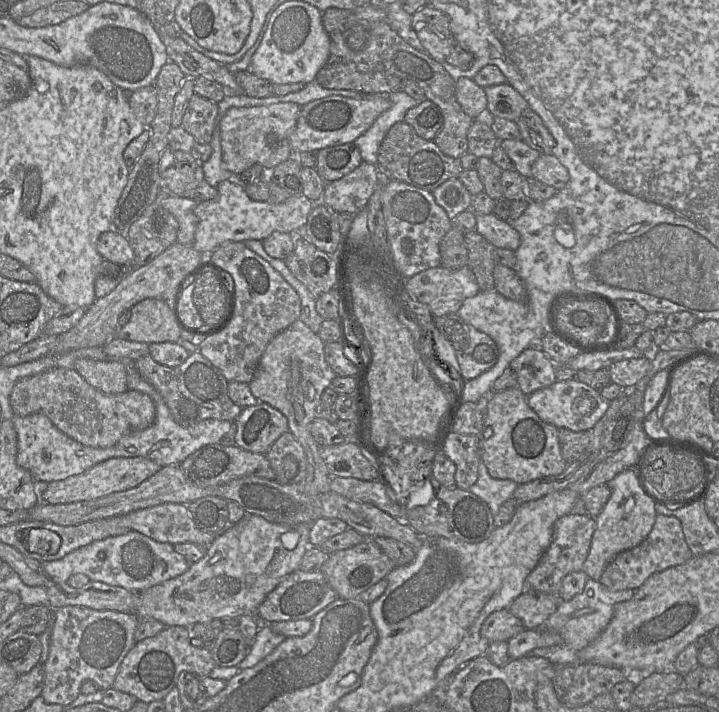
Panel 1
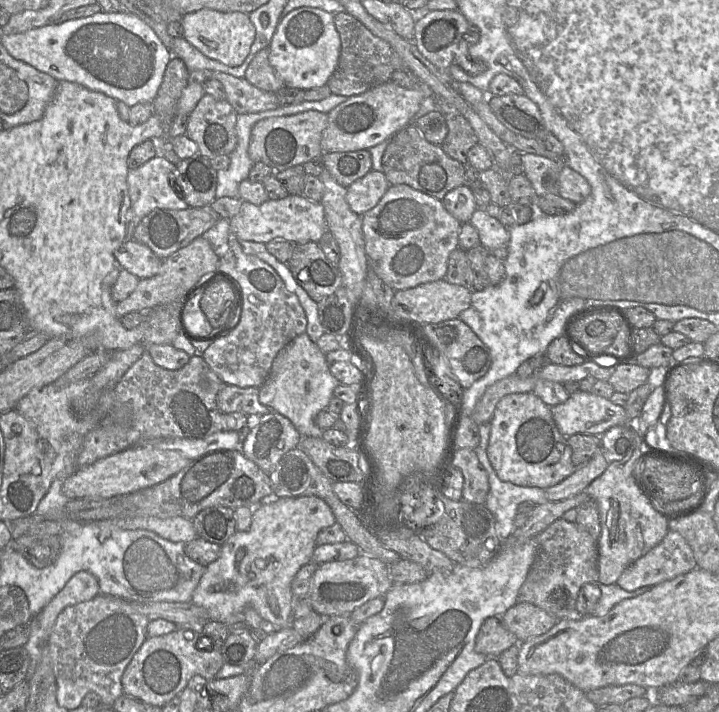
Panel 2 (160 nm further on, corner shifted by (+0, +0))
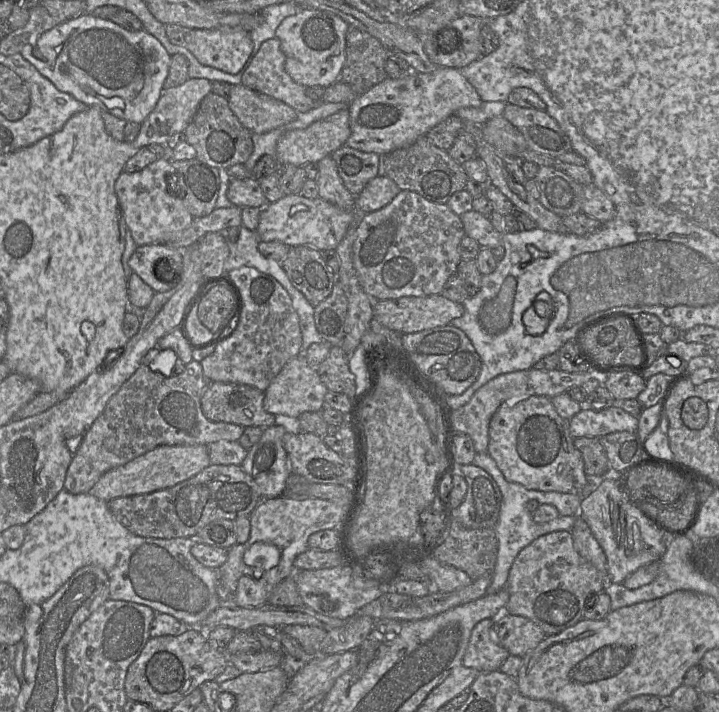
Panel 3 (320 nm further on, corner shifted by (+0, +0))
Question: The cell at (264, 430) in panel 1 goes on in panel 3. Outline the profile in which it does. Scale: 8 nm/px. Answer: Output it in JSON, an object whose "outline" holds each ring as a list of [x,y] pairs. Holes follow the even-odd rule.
{"outline":[[[282,425],[265,428],[260,440],[247,450],[242,468],[258,487],[262,499],[277,498],[285,491],[291,468],[283,438],[287,433]]]}

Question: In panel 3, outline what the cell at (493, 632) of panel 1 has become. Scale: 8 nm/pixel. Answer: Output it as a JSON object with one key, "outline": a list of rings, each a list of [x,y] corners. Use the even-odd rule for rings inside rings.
{"outline":[[[484,619],[472,629],[463,665],[480,673],[496,671],[509,656],[509,652],[497,643],[493,635],[493,619]]]}

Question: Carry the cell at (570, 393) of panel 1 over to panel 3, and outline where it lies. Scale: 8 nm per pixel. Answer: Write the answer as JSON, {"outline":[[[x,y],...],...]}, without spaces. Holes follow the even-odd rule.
{"outline":[[[611,406],[603,410],[584,408],[569,420],[569,430],[573,438],[601,438],[613,432],[637,433],[639,419],[620,407]]]}

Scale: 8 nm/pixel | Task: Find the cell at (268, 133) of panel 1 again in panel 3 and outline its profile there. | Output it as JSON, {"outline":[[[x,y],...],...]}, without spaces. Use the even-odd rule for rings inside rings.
{"outline":[[[344,108],[324,119],[318,120],[307,128],[287,131],[280,137],[275,158],[279,164],[293,164],[303,167],[307,163],[317,163],[335,150],[344,146],[351,135],[349,110]]]}

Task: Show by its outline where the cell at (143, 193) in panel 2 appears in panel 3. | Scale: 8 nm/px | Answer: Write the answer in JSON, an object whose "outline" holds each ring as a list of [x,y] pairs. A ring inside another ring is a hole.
{"outline":[[[158,159],[141,171],[123,171],[115,183],[115,192],[125,223],[137,246],[167,245],[192,223],[194,217],[188,212],[183,201],[168,192],[167,177],[170,174],[178,172],[169,161]]]}

